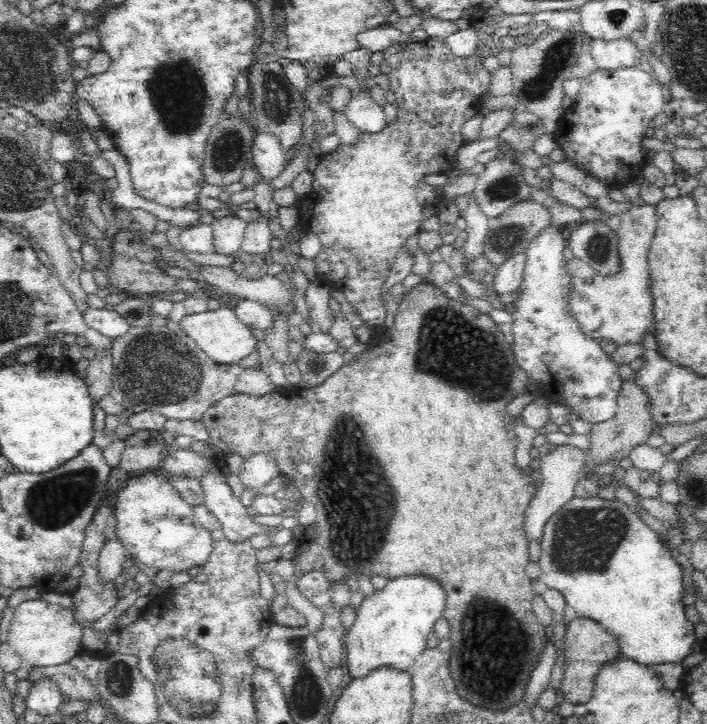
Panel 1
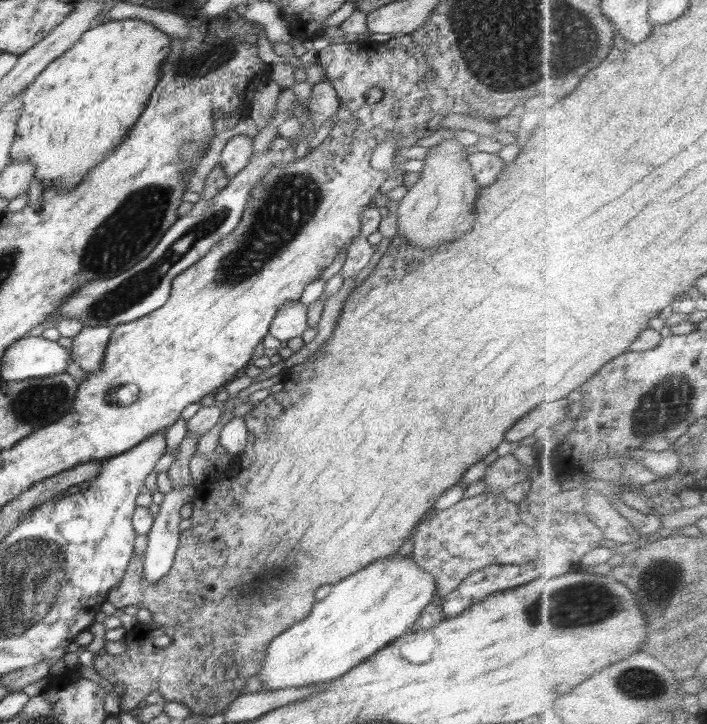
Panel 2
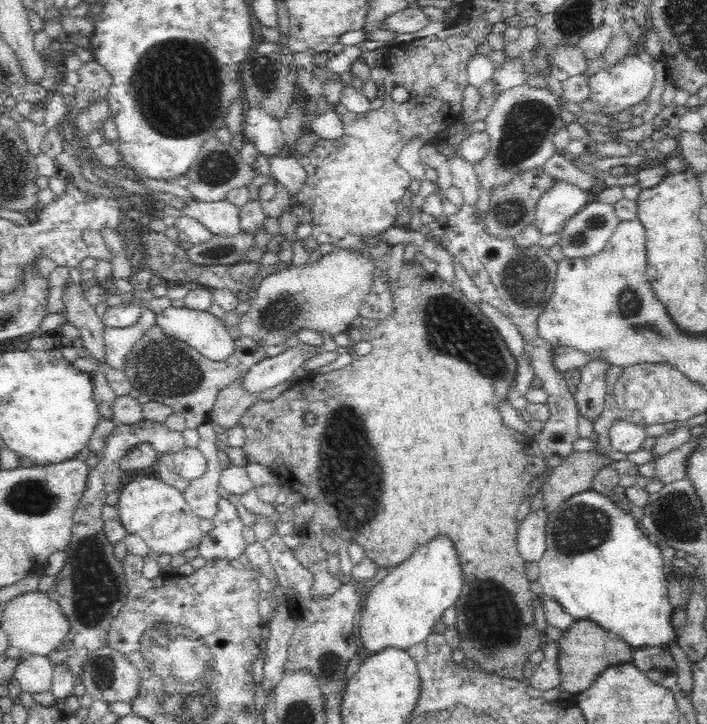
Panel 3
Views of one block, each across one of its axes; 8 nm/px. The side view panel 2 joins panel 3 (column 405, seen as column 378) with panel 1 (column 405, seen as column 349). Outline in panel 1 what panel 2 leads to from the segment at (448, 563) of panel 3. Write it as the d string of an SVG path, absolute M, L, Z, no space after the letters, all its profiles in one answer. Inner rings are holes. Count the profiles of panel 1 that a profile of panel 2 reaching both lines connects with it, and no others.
M418 574L390 579L383 590L376 591L362 601L362 605L357 609L354 625L347 630L344 644L349 676L352 679L364 678L380 668L408 671L414 665L416 658L427 650L428 637L433 633L434 624L444 614L444 608L446 608L446 593L434 579Z

